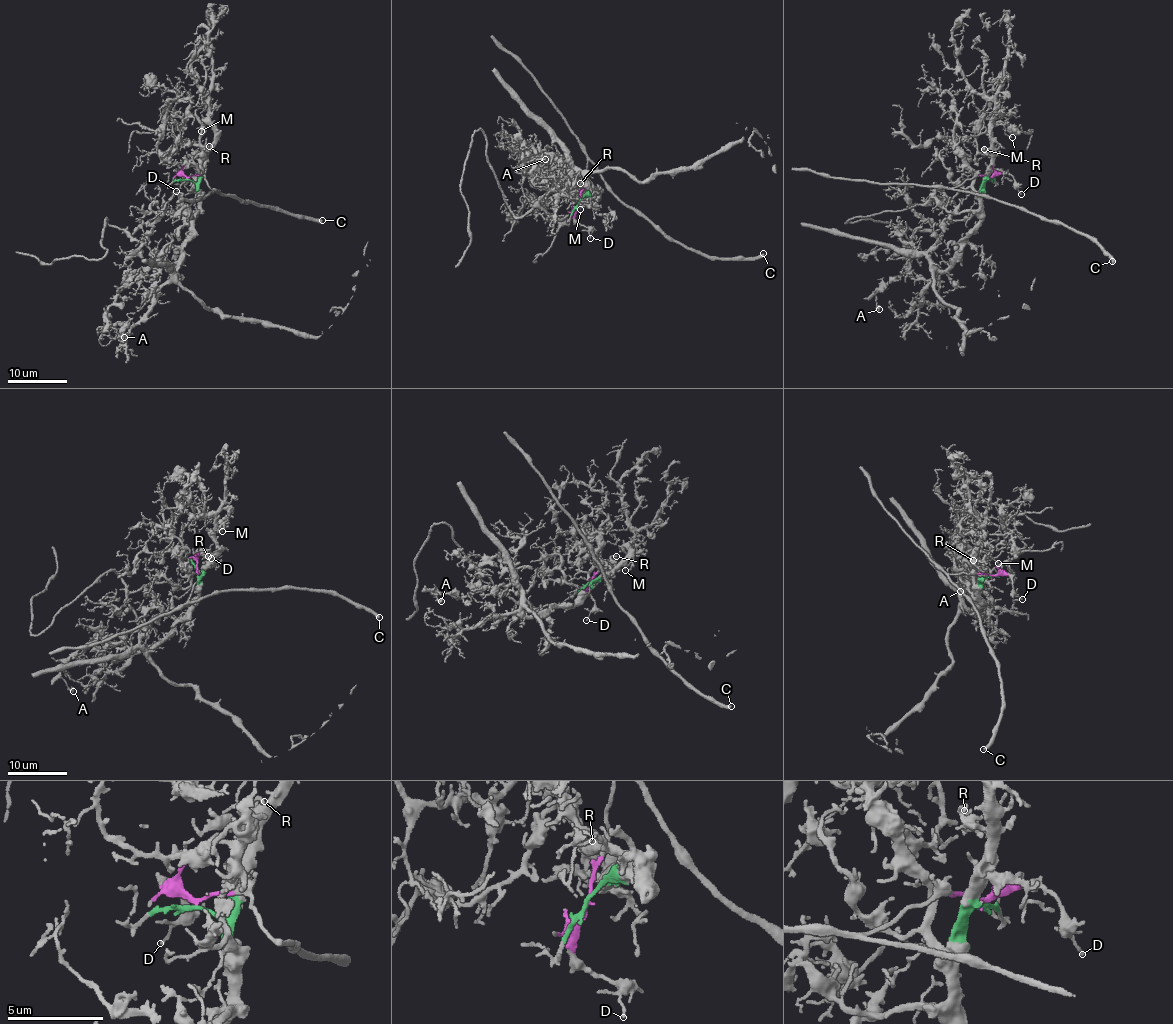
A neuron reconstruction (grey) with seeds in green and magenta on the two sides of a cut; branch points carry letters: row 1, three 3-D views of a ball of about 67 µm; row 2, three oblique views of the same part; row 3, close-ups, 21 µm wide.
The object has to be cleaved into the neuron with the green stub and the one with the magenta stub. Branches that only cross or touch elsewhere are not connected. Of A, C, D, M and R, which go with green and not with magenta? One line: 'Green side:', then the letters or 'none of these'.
Green side: A, M, R

